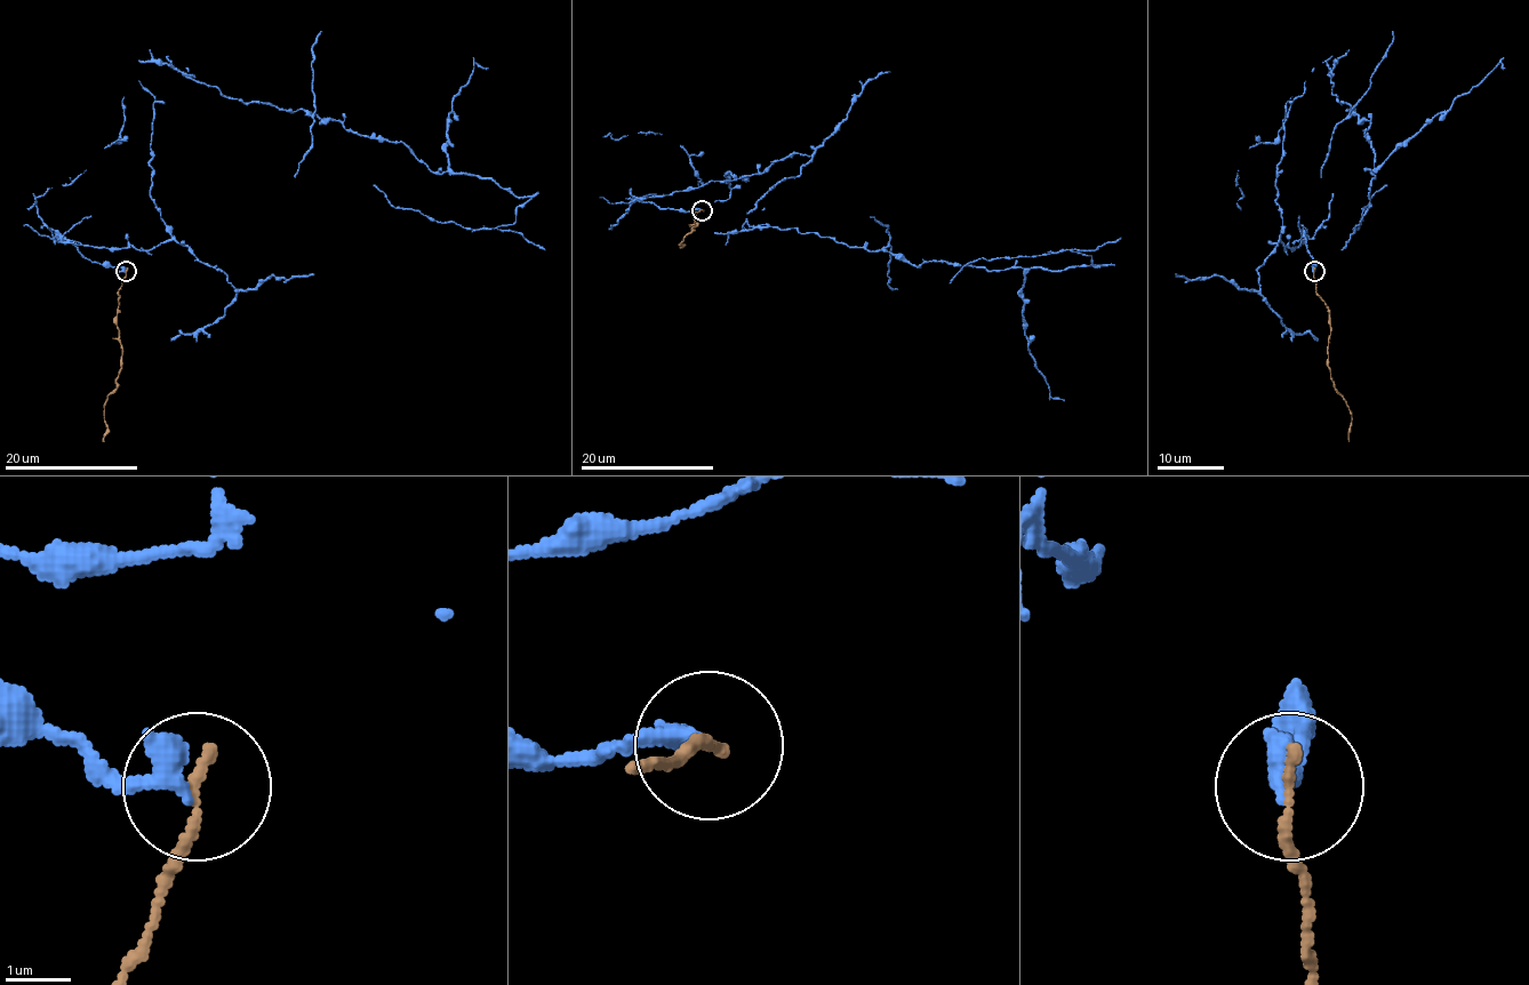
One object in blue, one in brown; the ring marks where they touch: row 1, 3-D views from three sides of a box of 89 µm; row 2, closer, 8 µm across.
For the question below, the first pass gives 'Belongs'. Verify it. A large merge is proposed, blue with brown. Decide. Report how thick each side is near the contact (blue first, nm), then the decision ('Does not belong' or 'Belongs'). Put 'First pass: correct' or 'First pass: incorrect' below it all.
Thickness 400 nm (blue) against 180 nm. Does not belong
First pass: incorrect

